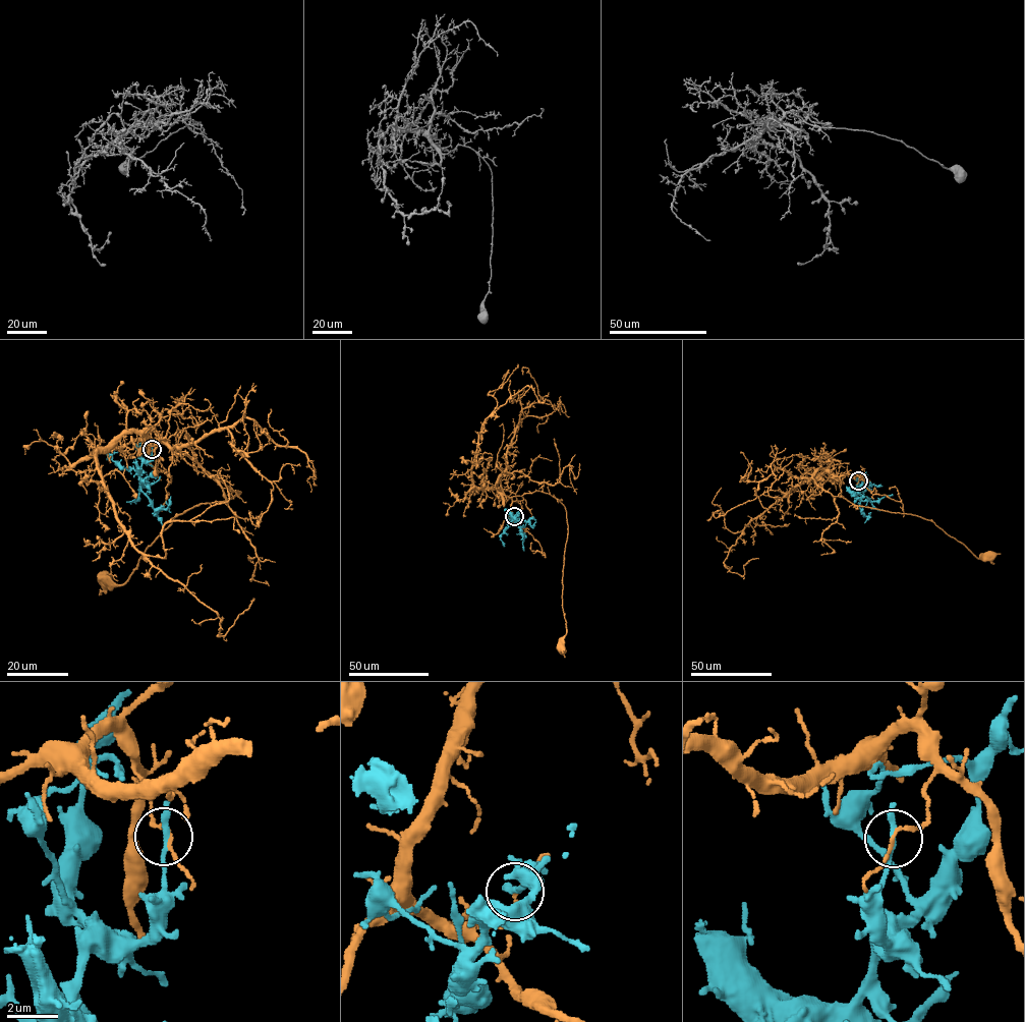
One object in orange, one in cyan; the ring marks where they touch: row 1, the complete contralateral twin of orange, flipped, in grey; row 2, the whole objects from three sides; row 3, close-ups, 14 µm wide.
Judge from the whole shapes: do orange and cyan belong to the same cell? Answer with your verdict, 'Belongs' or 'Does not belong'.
Belongs

